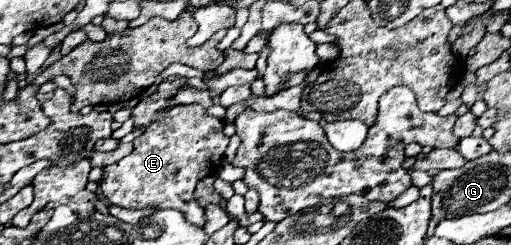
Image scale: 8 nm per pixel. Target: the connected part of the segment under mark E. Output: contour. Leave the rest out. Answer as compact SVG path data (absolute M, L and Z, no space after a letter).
M169 77L155 93L143 97L135 105L131 115L135 127L143 127L143 135L133 141L133 153L103 169L103 181L99 187L109 203L131 209L143 209L147 205L157 209L171 207L183 211L191 223L203 225L203 207L195 199L195 185L211 171L220 169L229 137L223 135L223 121L205 115L201 105L177 105L159 115L159 111L169 105L167 99L171 99L183 85L183 77Z

